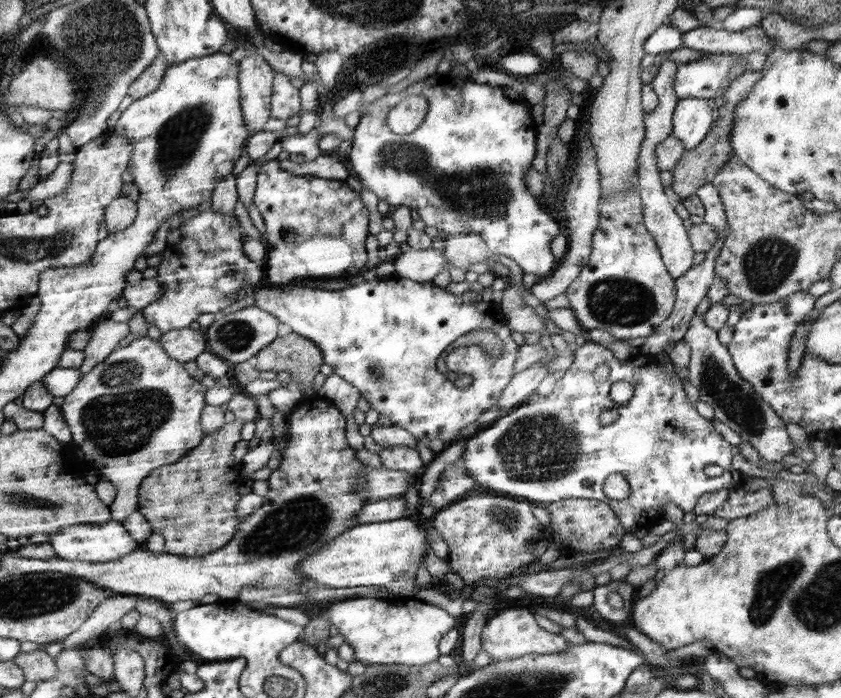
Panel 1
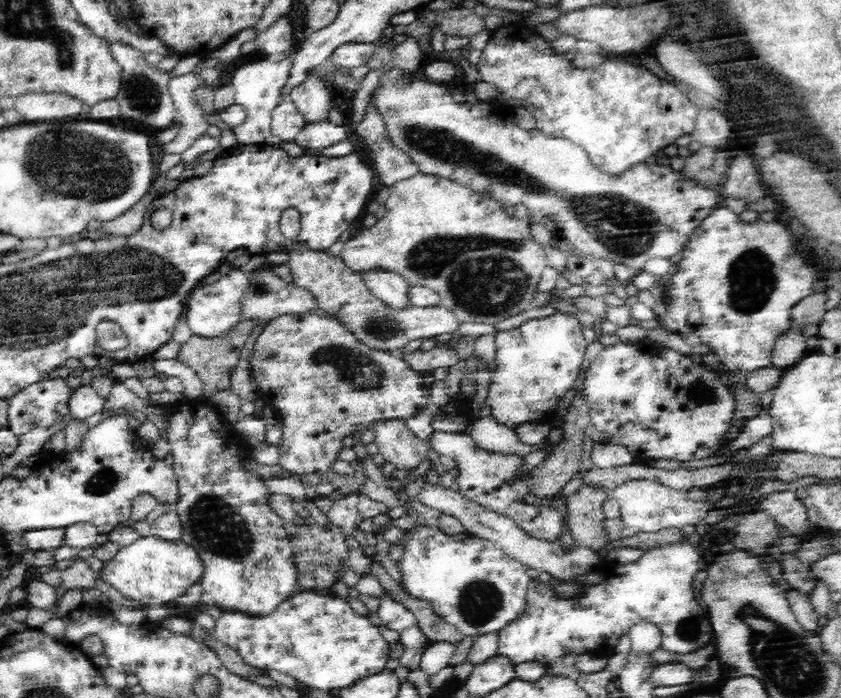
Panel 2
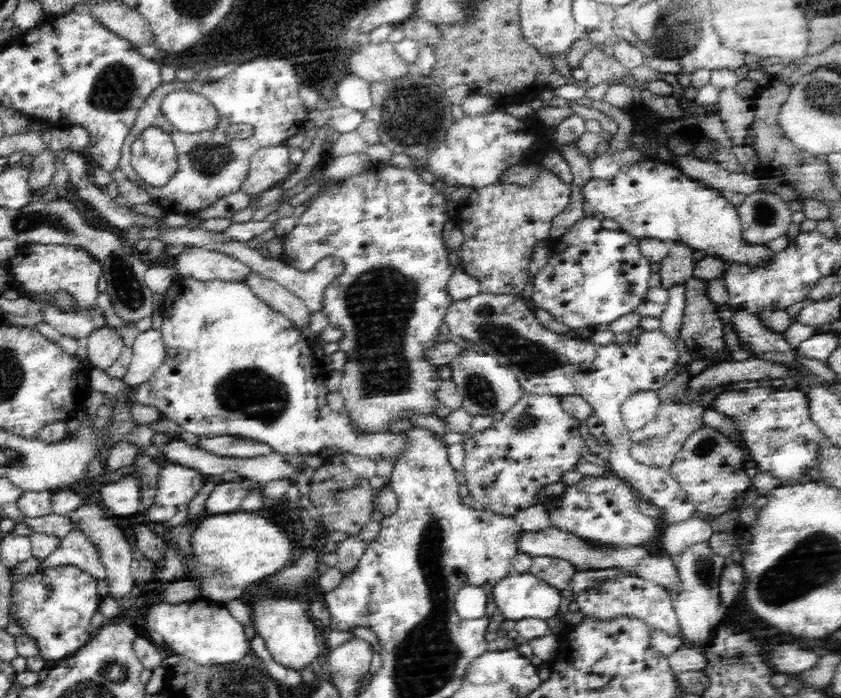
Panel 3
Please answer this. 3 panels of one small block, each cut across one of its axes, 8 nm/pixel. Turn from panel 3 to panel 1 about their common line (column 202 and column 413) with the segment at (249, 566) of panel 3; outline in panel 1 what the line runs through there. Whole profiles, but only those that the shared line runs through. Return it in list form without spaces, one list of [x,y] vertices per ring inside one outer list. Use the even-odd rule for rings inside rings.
[[[411,517],[357,524],[304,559],[298,570],[321,587],[378,586],[395,597],[411,598],[416,594],[416,572],[426,548],[426,532]]]

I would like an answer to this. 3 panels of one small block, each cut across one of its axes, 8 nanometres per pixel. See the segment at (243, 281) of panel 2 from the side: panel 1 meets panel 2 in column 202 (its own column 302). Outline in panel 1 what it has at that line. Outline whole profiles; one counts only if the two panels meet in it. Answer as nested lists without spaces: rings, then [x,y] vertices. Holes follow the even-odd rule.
[[[392,276],[364,281],[342,290],[311,288],[300,283],[280,288],[266,285],[255,290],[254,304],[280,322],[288,324],[292,332],[317,344],[325,362],[332,366],[334,374],[355,386],[361,397],[371,404],[371,408],[381,416],[386,416],[388,423],[405,428],[420,439],[431,441],[440,438],[445,444],[458,439],[464,426],[478,420],[498,402],[501,392],[505,391],[515,375],[514,365],[519,344],[512,339],[511,328],[503,320],[500,305],[483,301],[464,304],[460,295],[454,295],[446,287],[440,287],[433,281],[414,281]],[[478,328],[492,330],[502,340],[504,364],[500,364],[498,360],[498,374],[484,374],[484,380],[473,380],[462,389],[436,368],[437,358],[459,336]]]

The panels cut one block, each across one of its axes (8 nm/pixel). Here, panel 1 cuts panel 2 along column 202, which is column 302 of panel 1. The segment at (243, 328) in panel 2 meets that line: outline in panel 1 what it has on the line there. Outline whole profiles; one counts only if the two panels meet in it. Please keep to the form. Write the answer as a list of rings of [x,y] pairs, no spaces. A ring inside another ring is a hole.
[[[295,332],[276,337],[256,354],[255,359],[259,371],[289,372],[293,380],[303,384],[304,399],[318,397],[318,390],[313,387],[314,376],[325,360],[318,345],[308,338]]]

